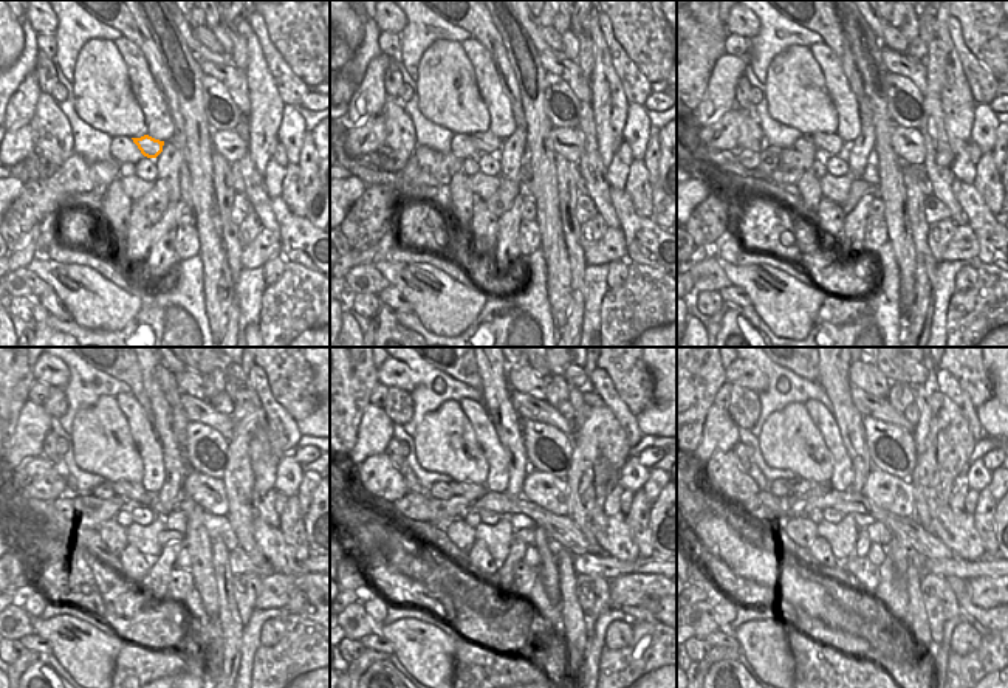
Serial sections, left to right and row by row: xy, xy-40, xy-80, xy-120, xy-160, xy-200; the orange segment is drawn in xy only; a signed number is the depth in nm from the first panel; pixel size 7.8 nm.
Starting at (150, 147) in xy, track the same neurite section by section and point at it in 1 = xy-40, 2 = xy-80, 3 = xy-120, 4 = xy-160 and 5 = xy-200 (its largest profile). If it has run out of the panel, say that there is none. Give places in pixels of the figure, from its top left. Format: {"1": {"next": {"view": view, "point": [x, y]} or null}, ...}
{"1": {"next": {"view": "xy-40", "point": [486, 143]}}, "2": {"next": {"view": "xy-80", "point": [829, 144]}}, "3": {"next": {"view": "xy-120", "point": [133, 493]}}, "4": {"next": {"view": "xy-160", "point": [469, 490]}}, "5": {"next": {"view": "xy-200", "point": [804, 488]}}}

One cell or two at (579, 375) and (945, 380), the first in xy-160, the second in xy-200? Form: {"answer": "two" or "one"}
{"answer": "two"}

